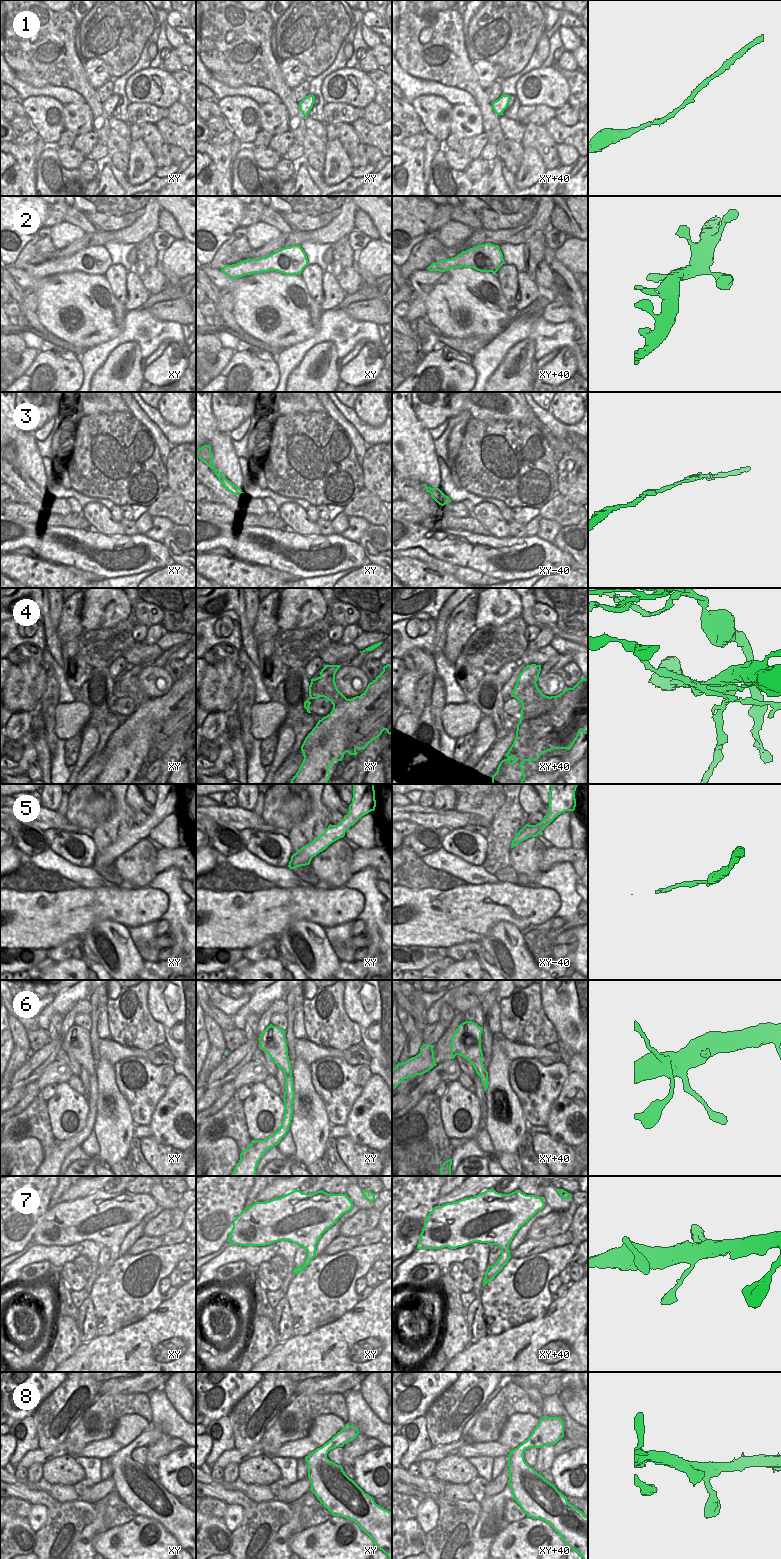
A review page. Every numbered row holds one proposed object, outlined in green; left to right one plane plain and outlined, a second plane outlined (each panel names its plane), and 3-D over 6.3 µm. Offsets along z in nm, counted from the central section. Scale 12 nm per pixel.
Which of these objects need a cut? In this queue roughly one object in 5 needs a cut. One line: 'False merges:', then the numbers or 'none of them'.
False merges: 4, 6

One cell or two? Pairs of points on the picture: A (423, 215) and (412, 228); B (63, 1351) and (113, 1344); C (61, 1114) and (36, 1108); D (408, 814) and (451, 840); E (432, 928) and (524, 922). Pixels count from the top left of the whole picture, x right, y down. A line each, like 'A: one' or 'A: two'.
A: one
B: two
C: two
D: two
E: one

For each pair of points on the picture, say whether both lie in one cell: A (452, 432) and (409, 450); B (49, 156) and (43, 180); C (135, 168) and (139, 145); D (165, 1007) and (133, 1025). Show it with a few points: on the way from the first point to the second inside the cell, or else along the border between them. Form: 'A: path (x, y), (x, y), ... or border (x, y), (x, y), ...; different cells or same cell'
A: path (441, 443), (435, 449), (420, 450); same cell
B: path (48, 162), (48, 174); same cell
C: path (139, 162), (139, 151); same cell
D: border (147, 992), (148, 1011), (162, 1025), (164, 1035); different cells

